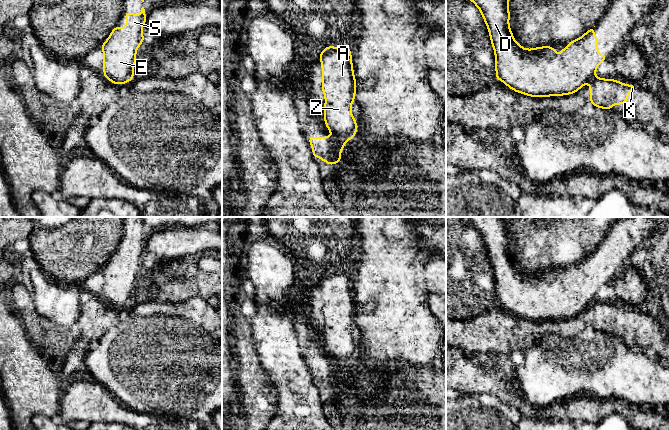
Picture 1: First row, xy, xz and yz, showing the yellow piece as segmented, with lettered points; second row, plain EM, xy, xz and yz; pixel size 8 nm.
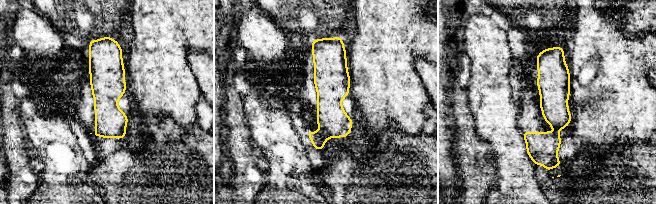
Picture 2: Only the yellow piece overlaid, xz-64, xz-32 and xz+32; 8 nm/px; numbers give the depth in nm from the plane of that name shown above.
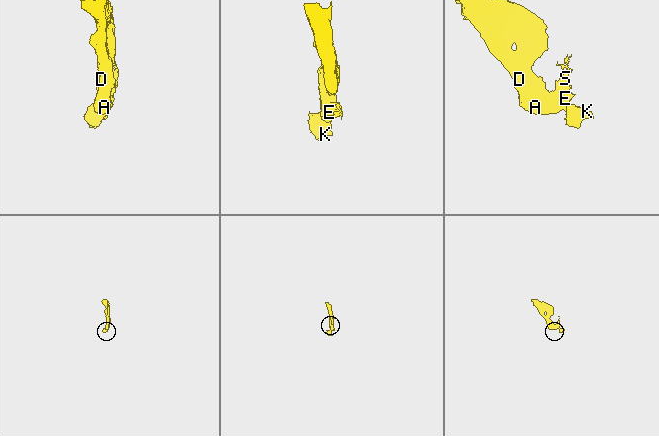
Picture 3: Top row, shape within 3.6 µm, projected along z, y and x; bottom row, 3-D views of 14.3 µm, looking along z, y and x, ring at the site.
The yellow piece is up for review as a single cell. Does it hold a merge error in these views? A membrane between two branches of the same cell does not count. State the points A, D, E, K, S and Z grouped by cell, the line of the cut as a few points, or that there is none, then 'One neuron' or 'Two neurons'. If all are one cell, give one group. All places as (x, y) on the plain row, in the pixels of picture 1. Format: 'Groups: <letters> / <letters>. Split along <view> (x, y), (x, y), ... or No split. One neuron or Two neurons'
Groups: A D E S Z / K. Split along xz (333, 358), (344, 367). Two neurons

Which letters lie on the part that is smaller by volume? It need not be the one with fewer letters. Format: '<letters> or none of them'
K

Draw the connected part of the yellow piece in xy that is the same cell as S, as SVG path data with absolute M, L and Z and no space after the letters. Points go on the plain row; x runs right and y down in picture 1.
M144 231L140 239L128 236L123 240L127 243L127 249L122 254L115 250L101 269L104 278L103 299L116 309L130 306L135 300L136 275L143 267L141 254L147 242Z

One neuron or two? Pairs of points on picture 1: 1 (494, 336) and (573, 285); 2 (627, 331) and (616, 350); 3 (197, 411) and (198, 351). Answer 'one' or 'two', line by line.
1: two
2: two
3: one

